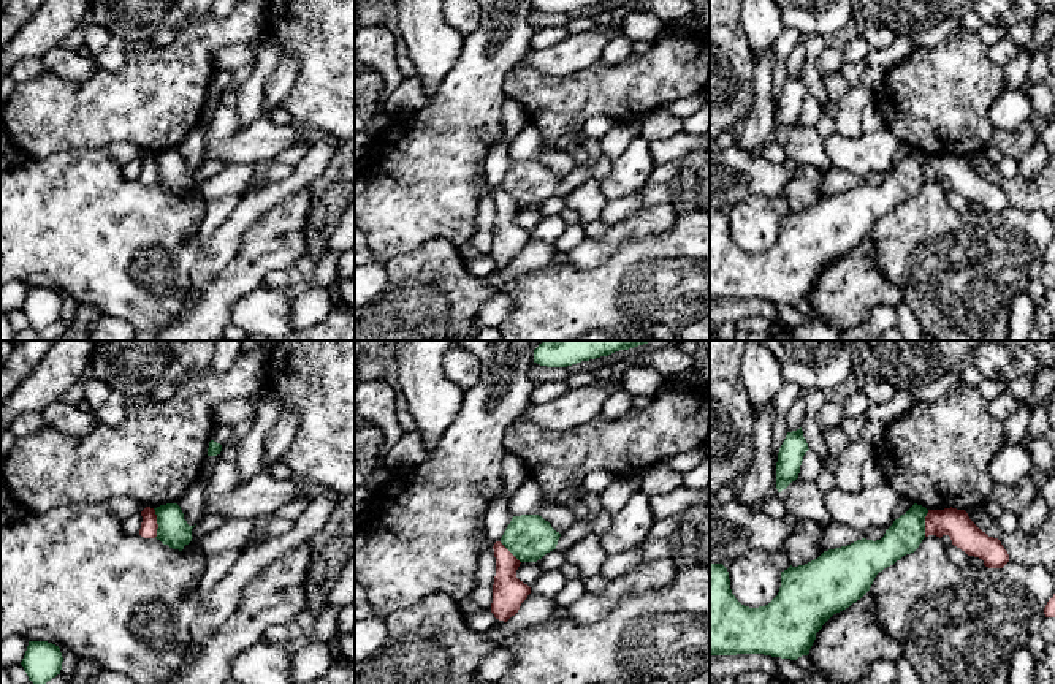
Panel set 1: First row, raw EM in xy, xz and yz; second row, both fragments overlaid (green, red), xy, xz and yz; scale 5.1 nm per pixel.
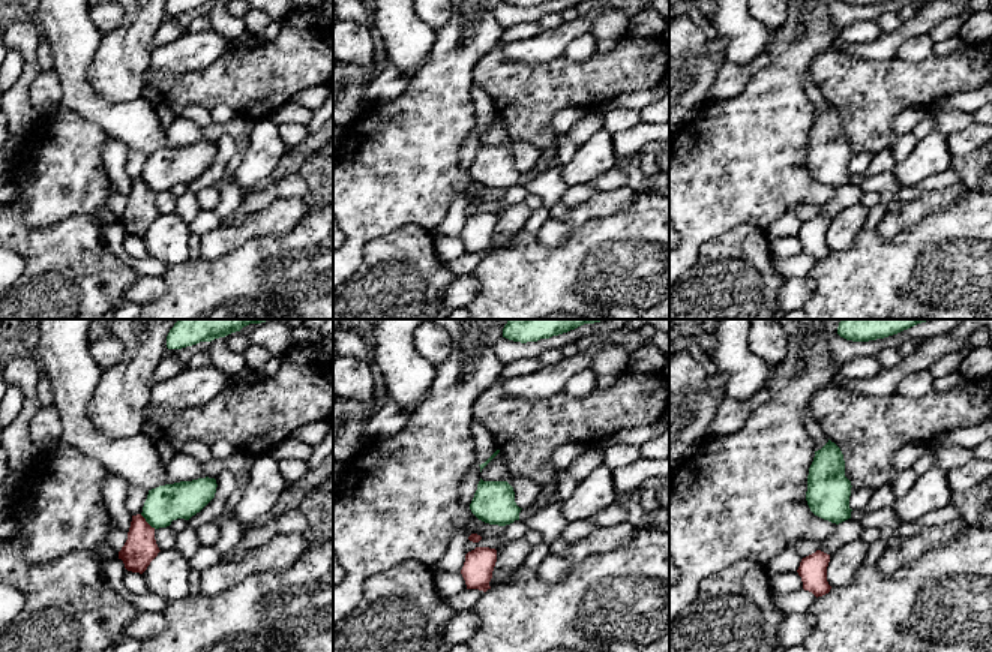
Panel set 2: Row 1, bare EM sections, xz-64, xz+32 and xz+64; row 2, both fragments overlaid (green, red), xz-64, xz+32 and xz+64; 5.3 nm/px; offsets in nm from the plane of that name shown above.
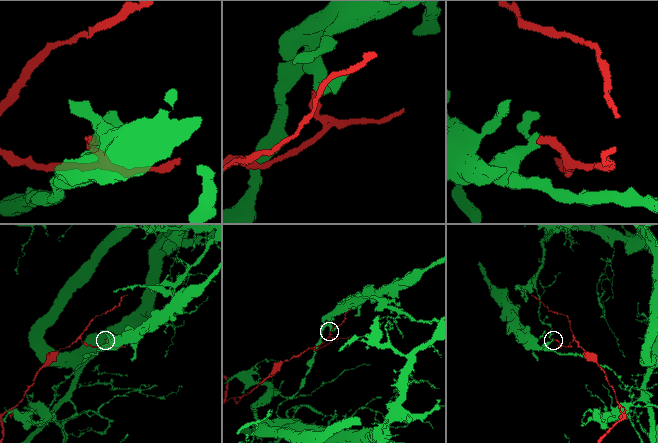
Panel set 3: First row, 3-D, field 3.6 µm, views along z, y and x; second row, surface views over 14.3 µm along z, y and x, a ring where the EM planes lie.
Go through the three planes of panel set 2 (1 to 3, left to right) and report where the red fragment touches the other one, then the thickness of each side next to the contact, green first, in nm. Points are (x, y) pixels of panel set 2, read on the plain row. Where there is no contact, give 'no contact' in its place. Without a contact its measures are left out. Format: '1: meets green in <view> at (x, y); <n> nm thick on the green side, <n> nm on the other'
1: meets green in xz-64 at (147, 186); 200 nm thick on the green side, 180 nm on the other
2: no contact
3: no contact

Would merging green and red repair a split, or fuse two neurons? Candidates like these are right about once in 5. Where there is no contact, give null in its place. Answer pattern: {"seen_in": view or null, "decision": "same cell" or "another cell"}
{"seen_in": "xy", "decision": "another cell"}

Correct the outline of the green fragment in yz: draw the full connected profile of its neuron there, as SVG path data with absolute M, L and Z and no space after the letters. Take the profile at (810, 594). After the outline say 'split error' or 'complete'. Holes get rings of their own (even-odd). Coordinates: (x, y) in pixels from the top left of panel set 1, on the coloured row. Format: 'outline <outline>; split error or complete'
outline M914 504L893 521L881 540L857 540L847 546L824 551L817 559L781 572L778 595L765 606L741 605L730 589L722 564L710 564L710 656L764 654L797 660L808 656L816 633L836 613L860 600L876 575L903 556L914 553L925 538L928 510Z; complete

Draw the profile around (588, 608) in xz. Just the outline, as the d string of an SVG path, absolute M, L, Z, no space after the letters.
M659 559L632 567L627 573L608 581L600 594L585 592L569 608L567 614L578 624L600 621L623 597L667 587L676 573L673 559Z

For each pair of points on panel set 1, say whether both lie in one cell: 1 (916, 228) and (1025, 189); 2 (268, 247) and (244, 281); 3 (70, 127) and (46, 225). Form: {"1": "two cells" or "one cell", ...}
{"1": "two cells", "2": "one cell", "3": "two cells"}

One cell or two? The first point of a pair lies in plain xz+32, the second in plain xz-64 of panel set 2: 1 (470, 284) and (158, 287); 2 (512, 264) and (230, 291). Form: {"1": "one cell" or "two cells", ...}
{"1": "one cell", "2": "one cell"}

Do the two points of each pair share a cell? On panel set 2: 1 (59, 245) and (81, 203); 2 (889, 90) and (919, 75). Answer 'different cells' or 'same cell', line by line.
1: different cells
2: same cell

